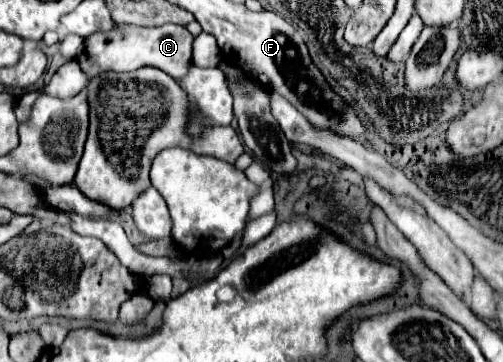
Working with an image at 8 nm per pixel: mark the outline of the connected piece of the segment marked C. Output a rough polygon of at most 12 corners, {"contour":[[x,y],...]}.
{"contour":[[182,25],[98,31],[82,43],[86,75],[158,67],[180,79],[194,37]]}

